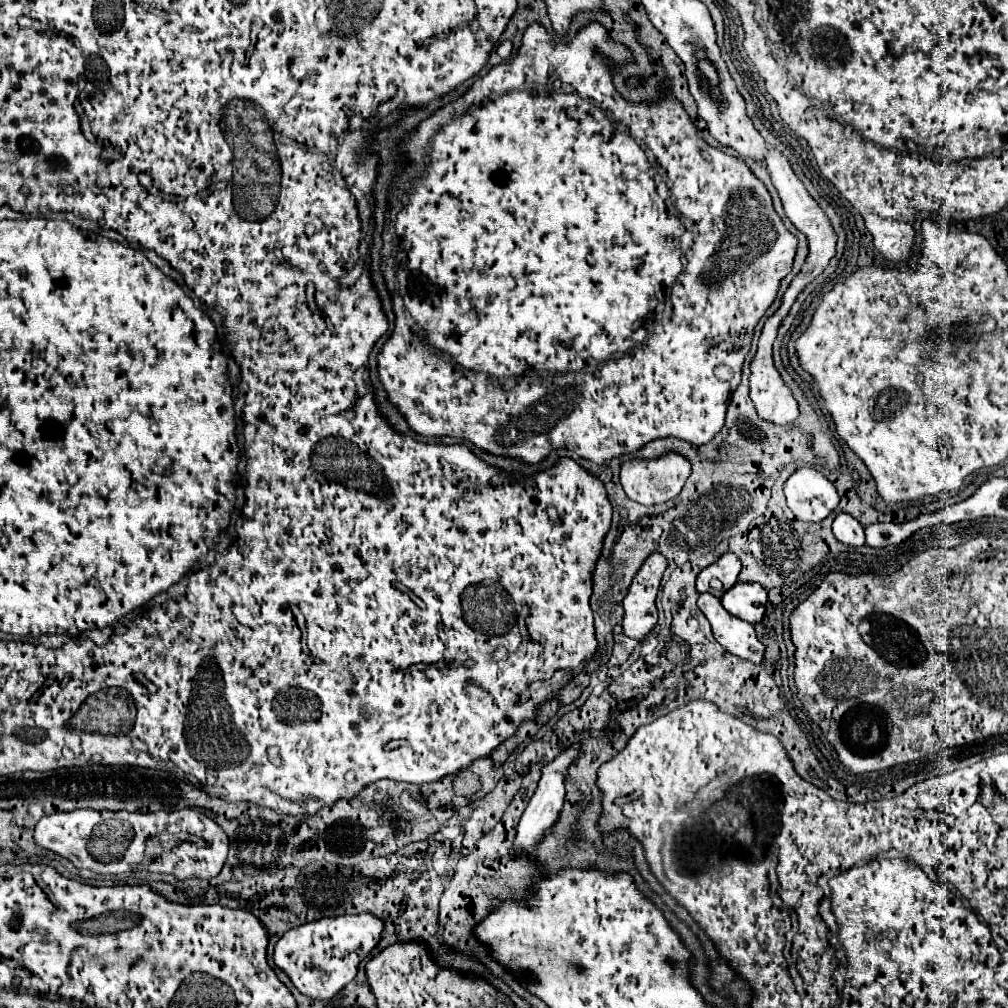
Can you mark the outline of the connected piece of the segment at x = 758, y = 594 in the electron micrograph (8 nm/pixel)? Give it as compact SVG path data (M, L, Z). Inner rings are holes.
M737 582L721 596L723 608L751 624L761 622L767 604L767 592L755 582Z

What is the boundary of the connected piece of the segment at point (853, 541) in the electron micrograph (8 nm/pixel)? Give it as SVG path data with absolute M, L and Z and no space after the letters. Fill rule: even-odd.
M839 512L833 520L833 534L839 542L849 544L849 546L863 546L865 544L865 534L863 534L863 526L859 524L859 520L855 520L851 514L847 512Z

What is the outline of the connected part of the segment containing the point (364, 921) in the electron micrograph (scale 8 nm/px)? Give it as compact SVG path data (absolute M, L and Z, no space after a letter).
M373 914L319 918L287 930L275 944L273 962L289 976L303 996L313 1000L331 1000L355 978L359 962L377 946L381 932L383 922Z

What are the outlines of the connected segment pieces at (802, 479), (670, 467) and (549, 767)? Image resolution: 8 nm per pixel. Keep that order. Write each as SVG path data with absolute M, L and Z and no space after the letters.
M811 466L797 468L785 482L787 506L799 520L821 522L839 504L835 484Z
M665 452L663 456L651 460L635 458L621 462L621 486L625 494L643 506L655 506L673 500L681 492L689 474L691 474L691 462L685 456L679 456L679 452Z
M575 742L575 744L571 744L569 748L565 748L555 760L551 760L549 764L545 764L545 766L541 768L541 778L539 778L539 782L537 782L537 790L533 792L533 796L531 796L531 800L529 800L529 806L527 806L527 810L523 812L521 822L519 822L519 826L517 826L515 848L531 850L531 848L541 840L543 830L551 828L553 822L557 822L559 810L561 810L561 806L563 806L563 794L565 794L563 780L565 780L565 774L567 774L569 764L577 758L579 750L581 750L581 744Z

